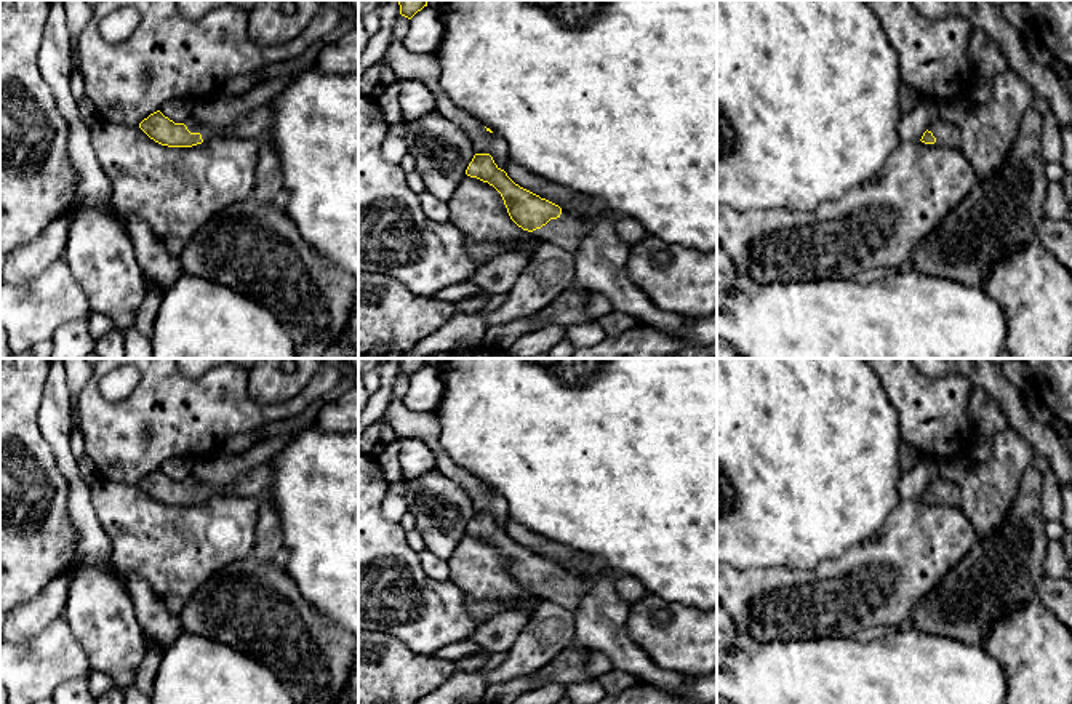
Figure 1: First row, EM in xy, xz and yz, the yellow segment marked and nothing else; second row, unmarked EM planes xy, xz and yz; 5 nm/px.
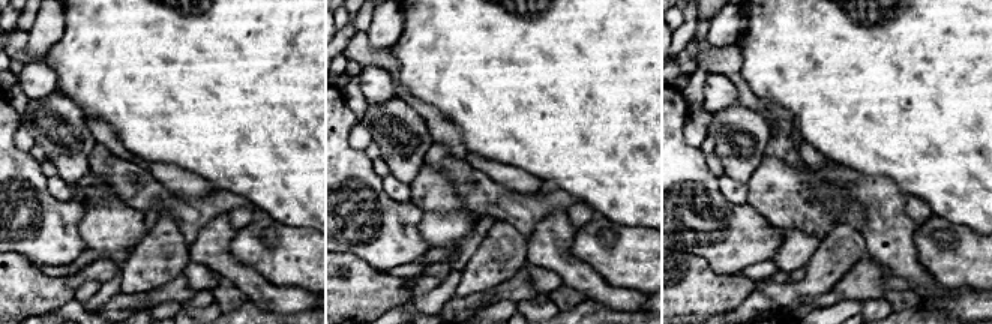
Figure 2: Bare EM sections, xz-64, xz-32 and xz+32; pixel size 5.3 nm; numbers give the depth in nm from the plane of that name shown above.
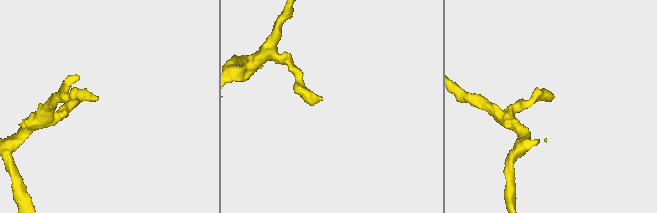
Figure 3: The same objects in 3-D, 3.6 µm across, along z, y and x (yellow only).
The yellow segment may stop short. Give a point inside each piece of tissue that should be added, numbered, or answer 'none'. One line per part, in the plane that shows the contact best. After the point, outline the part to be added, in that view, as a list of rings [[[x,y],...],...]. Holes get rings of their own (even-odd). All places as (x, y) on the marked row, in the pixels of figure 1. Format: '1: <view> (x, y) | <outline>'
1: xz (567, 231) | [[[562,210],[562,214],[557,219],[550,219],[546,226],[531,234],[539,242],[555,243],[565,251],[574,254],[582,237],[587,235],[590,229],[592,222]]]

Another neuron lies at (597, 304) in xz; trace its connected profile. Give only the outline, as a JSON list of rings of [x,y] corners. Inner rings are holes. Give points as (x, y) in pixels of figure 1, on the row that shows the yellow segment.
[[[590,293],[587,298],[587,312],[594,320],[616,310],[614,306],[610,302],[608,298],[603,294]]]

